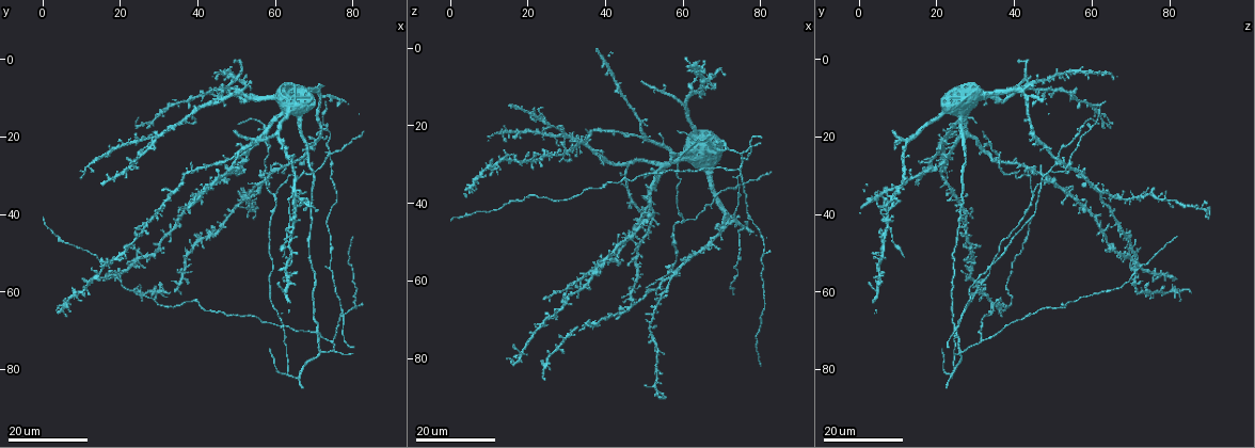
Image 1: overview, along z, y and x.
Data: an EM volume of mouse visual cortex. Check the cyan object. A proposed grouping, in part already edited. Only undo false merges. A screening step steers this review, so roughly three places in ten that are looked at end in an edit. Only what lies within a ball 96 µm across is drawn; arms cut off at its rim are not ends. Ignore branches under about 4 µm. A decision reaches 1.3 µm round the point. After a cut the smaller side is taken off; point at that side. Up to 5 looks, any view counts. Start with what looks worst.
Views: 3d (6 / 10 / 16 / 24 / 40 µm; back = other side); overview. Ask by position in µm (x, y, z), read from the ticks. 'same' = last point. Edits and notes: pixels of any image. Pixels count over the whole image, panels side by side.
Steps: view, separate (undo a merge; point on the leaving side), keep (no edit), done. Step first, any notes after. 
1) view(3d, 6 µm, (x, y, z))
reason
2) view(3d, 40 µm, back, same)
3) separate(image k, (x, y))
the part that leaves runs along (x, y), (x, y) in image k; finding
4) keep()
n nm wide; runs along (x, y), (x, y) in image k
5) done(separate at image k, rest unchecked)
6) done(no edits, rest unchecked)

view(3d, 16 µm, (63.5, 40.5, 6.0))
arms part here

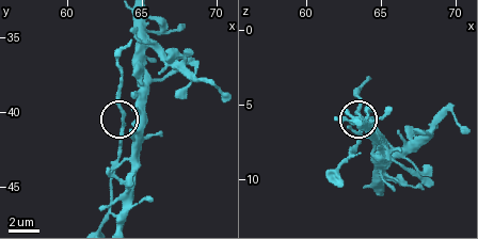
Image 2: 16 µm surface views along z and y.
view(3d, 10 µm, same)

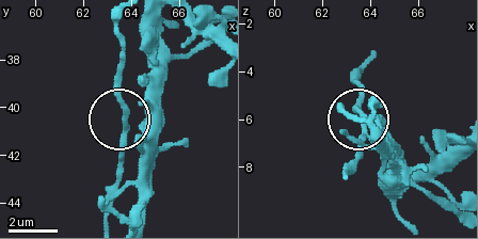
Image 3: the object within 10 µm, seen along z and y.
keep()
160 nm wide; one neuron here

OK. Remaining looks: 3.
view(3d, 16 µm, (60.0, 35.0, 44.5))
branch point

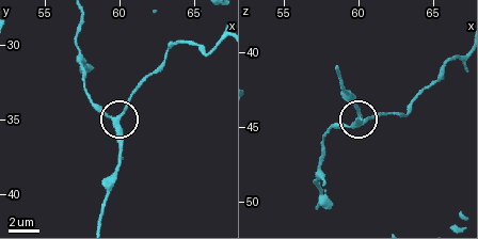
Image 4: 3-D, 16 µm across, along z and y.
view(3d, 10 µm, same)

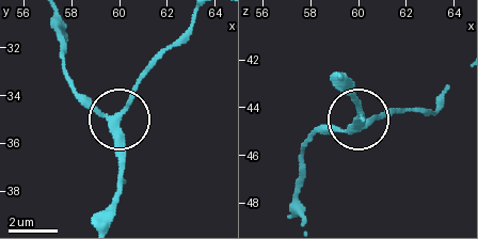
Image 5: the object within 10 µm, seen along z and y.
keep()
runs along (101, 216), (120, 179), (120, 124), (73, 83) in image 5; one neuron here

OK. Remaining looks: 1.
done(no edits, rest unchecked)

